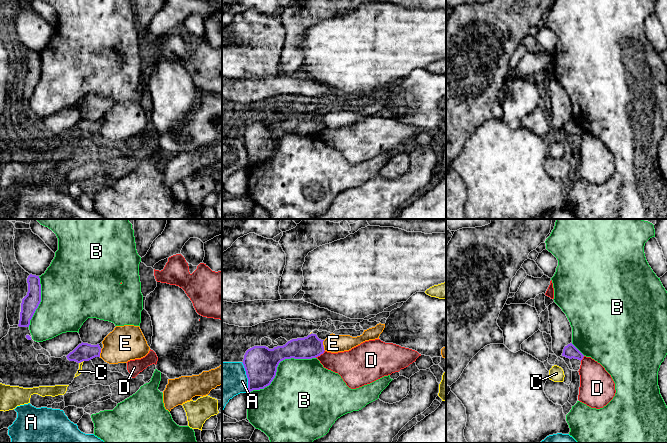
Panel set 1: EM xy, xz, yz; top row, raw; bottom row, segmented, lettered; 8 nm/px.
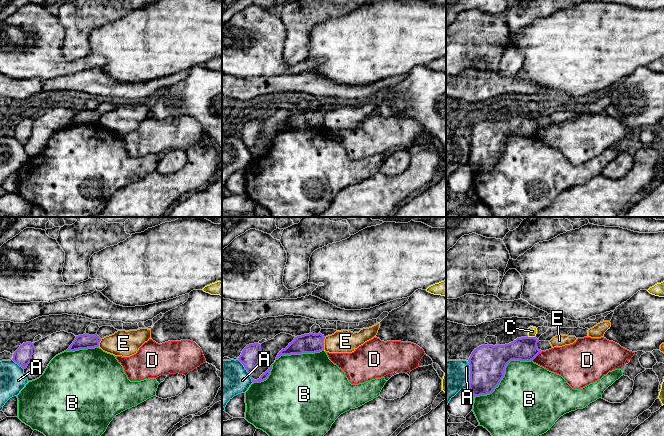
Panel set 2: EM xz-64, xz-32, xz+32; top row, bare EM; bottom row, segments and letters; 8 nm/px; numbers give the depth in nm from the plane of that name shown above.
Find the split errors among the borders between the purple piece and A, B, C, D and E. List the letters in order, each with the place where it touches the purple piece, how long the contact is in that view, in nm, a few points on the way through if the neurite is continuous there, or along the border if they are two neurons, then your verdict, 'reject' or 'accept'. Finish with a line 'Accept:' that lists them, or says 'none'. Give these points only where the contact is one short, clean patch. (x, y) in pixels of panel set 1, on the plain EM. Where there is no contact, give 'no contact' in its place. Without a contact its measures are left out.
A: xz (247, 153) | 260 nm | reject
B: xz (277, 142) | 600 nm | reject
C: xy (81, 137) | 50 nm | along xy (83, 136), (79, 139) | reject
D: xz (320, 130) | 100 nm | reject
E: xy (100, 128) | 70 nm | along xy (101, 125), (99, 132) | reject
Accept: none

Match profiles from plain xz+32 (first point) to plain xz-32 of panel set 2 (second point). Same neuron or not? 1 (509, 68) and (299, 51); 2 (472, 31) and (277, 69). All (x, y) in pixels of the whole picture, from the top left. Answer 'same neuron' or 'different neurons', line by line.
1: same neuron
2: same neuron

